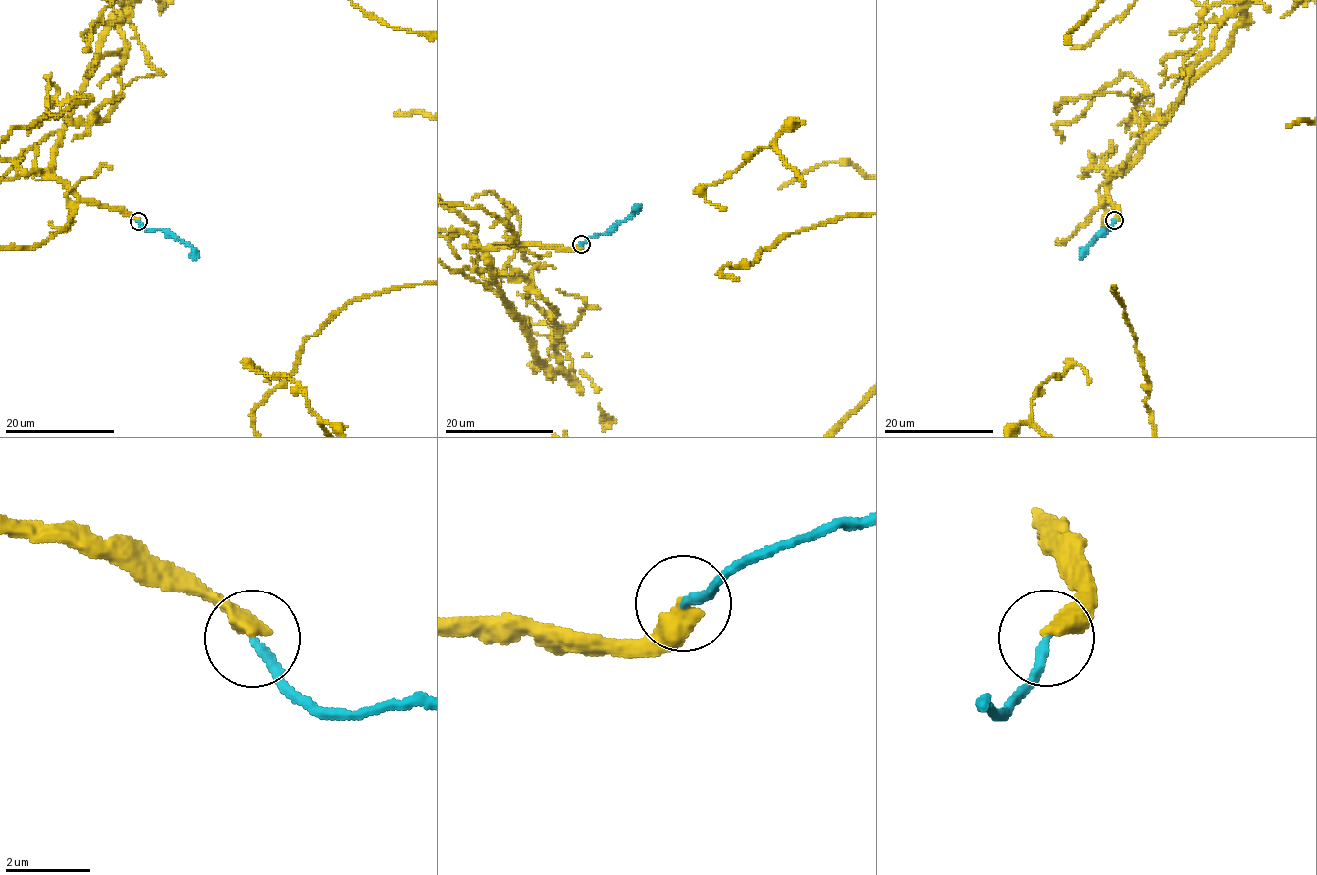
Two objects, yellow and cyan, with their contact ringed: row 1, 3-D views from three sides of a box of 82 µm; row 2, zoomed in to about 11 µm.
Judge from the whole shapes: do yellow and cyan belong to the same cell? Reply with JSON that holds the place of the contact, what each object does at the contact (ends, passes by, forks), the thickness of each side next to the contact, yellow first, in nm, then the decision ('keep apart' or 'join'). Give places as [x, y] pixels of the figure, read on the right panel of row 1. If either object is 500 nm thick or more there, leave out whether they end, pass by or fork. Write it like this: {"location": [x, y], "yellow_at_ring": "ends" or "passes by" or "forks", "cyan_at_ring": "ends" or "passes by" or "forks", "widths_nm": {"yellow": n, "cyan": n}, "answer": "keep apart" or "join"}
{"location": [1114, 220], "yellow_at_ring": "ends", "cyan_at_ring": "ends", "widths_nm": {"yellow": 420, "cyan": 200}, "answer": "keep apart"}

